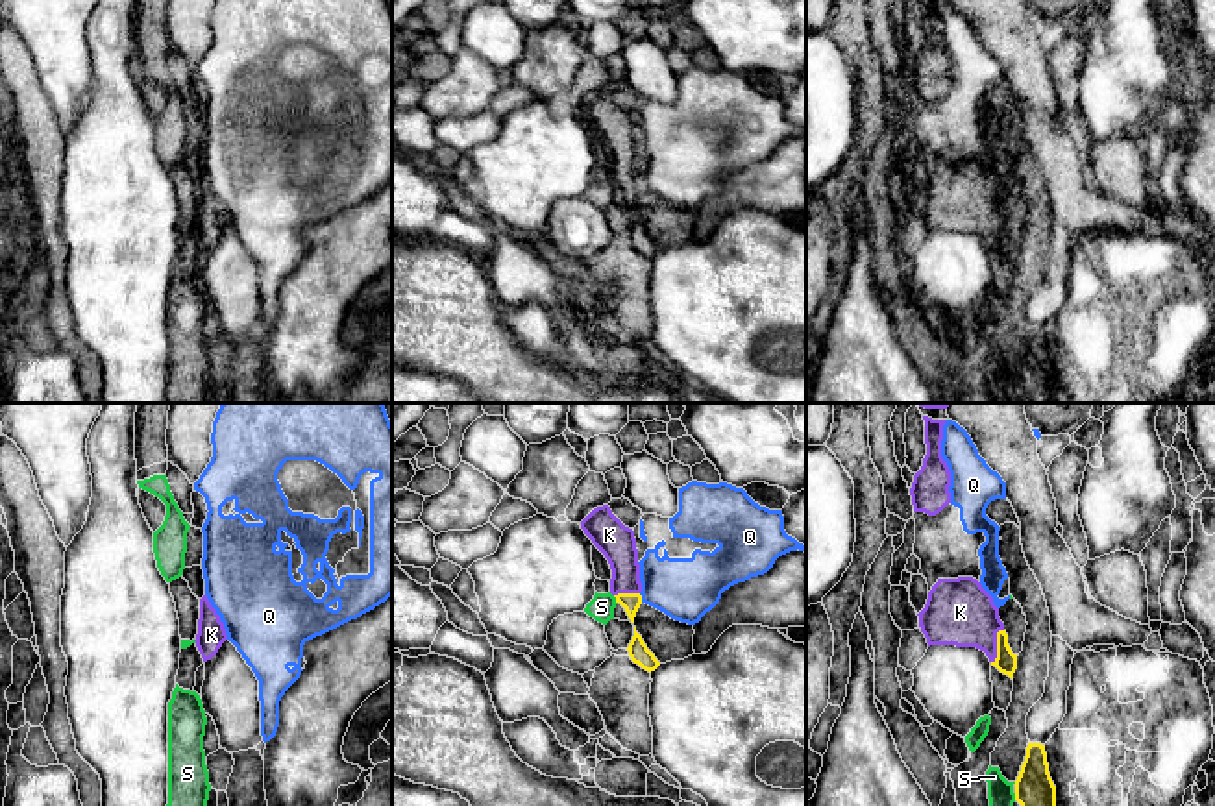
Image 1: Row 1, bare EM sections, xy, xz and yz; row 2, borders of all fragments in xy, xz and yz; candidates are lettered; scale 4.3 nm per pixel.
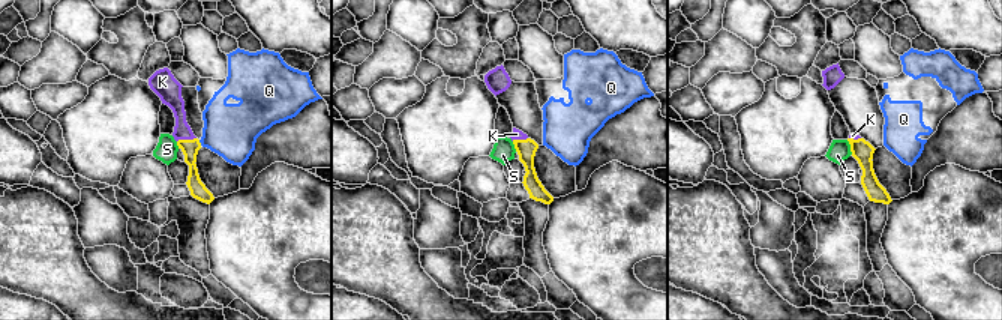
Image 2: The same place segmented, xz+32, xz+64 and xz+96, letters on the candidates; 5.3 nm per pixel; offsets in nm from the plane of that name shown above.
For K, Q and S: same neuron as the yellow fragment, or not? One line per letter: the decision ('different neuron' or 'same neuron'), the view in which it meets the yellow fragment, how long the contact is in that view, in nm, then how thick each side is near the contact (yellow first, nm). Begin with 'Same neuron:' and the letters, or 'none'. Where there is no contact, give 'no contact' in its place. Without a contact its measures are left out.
Same neuron: K
K: same neuron | yz | 160 nm | 100/300 nm
Q: different neuron | xz | 40 nm | 80/280 nm
S: different neuron | xz | 40 nm | 80/110 nm

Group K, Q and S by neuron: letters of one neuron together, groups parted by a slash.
K / Q / S

